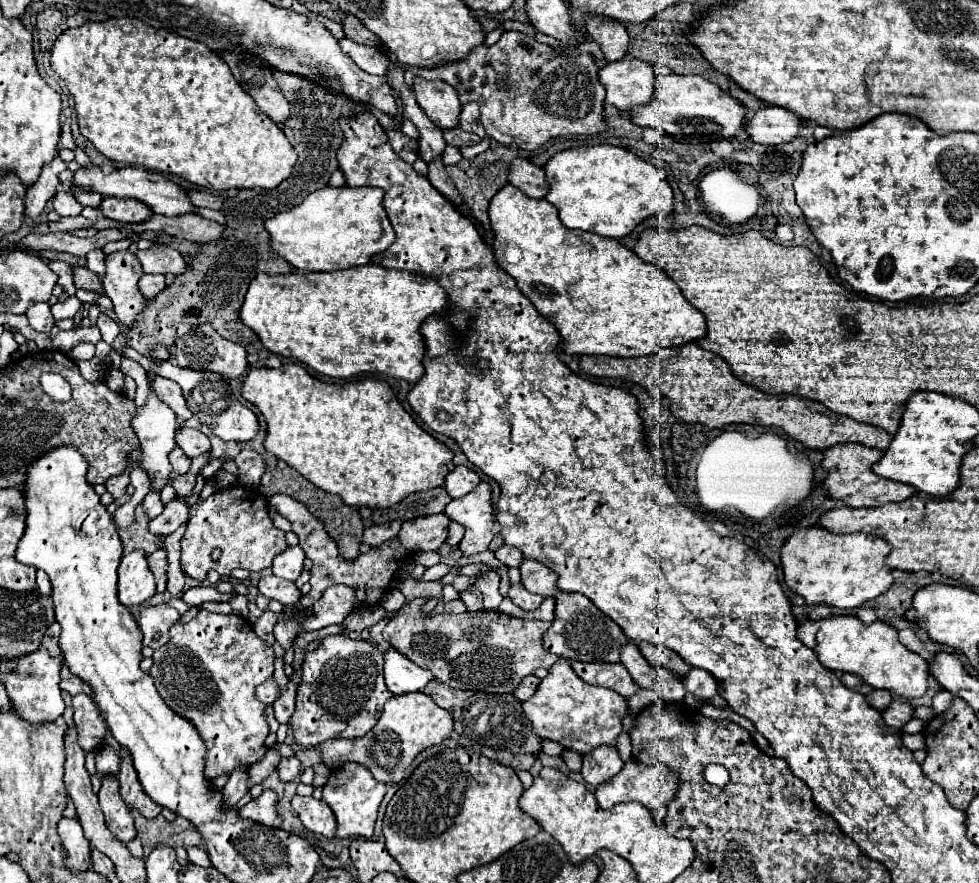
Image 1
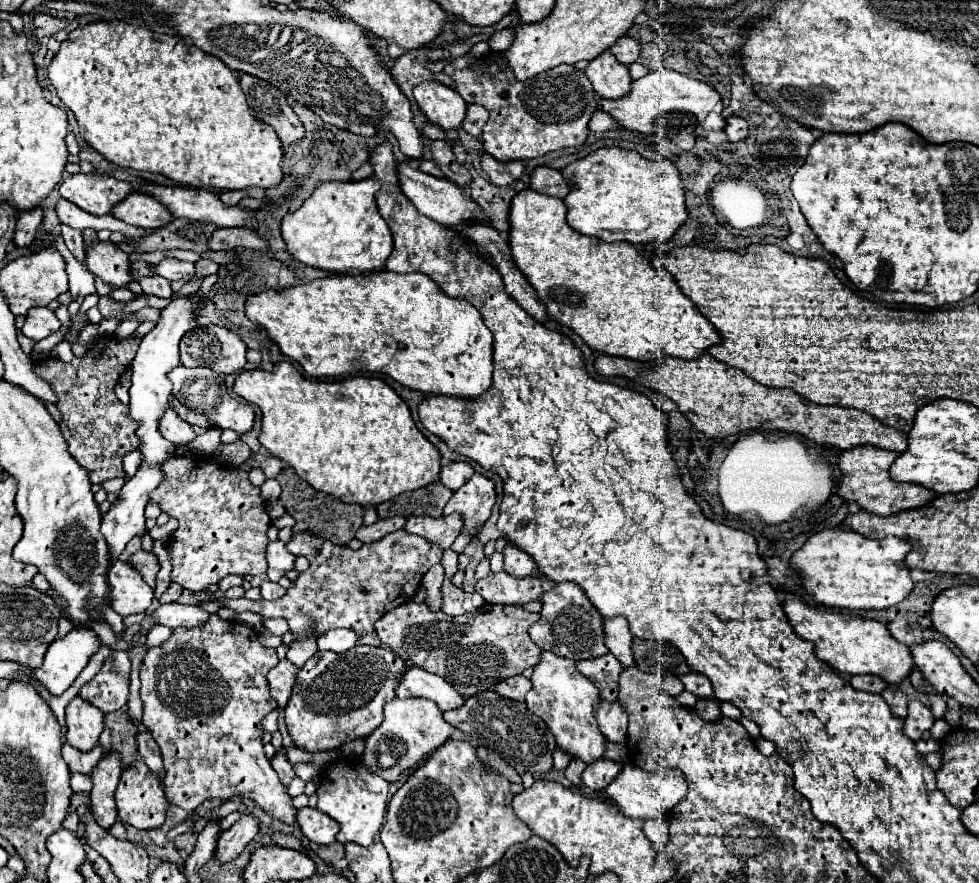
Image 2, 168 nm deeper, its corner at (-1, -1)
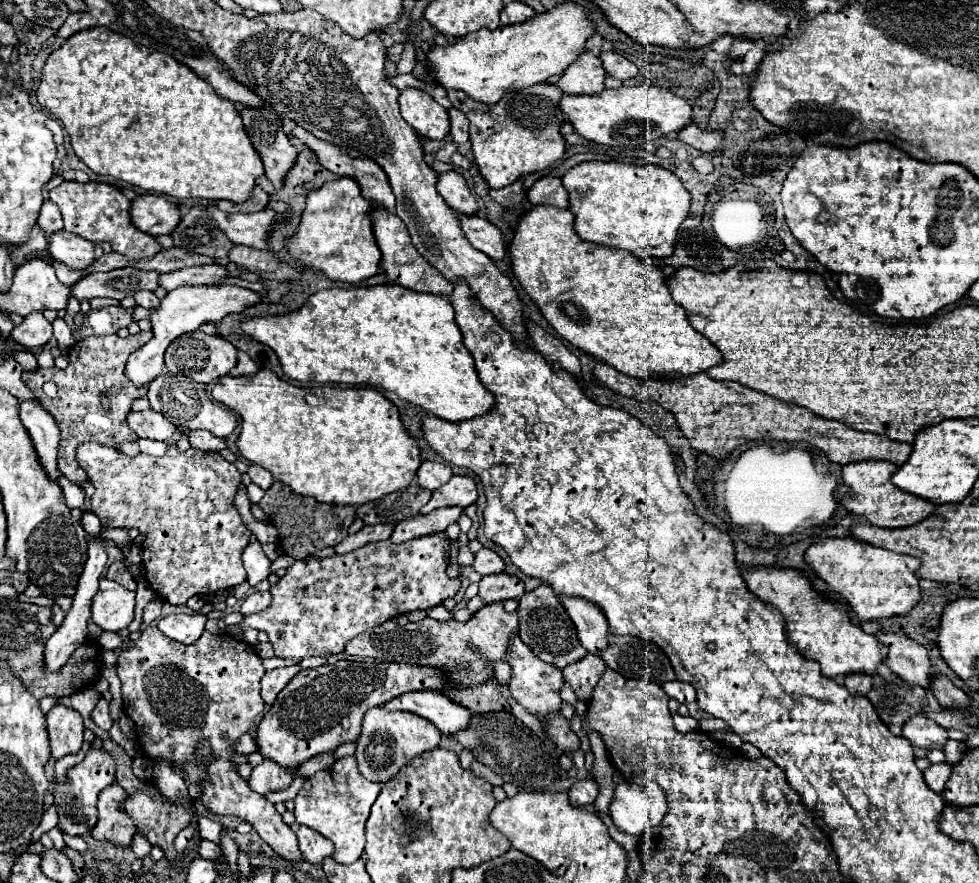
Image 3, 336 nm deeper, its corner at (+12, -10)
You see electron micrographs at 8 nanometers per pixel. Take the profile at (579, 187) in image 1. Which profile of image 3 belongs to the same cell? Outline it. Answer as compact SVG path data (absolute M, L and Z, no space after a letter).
M584 161L566 173L562 183L570 199L568 209L576 215L574 231L582 241L622 249L636 257L668 257L674 251L690 195L672 171L658 165Z

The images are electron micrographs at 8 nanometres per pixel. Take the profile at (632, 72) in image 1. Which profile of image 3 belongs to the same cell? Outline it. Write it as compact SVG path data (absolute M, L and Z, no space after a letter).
M582 53L560 77L558 87L566 95L598 95L604 91L606 71L592 53Z

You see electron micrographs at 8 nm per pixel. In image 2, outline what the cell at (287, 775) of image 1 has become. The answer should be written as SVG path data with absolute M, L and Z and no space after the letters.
M279 748L279 750L275 752L275 756L271 758L271 766L273 766L273 770L275 770L275 772L277 772L277 776L279 776L279 780L281 780L285 786L295 778L293 766L289 764L289 760L287 760L287 756L285 756L285 750L283 750L283 748Z

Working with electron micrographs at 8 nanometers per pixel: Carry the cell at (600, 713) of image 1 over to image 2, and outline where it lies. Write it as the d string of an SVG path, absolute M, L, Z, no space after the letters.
M545 650L541 652L539 664L533 668L531 684L533 688L525 696L525 704L557 736L557 746L569 752L573 758L585 760L587 764L599 760L605 752L607 740L599 732L599 726L593 716L593 706L601 700L597 686L577 670L577 664L573 660L561 658Z

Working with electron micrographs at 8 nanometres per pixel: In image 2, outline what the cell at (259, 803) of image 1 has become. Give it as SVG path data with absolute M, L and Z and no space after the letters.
M241 816L229 830L221 832L213 858L219 862L235 860L245 850L245 846L255 838L257 832L257 820L253 816Z

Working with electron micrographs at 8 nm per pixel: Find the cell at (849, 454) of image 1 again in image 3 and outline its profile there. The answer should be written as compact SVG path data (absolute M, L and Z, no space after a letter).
M858 461L842 465L842 479L850 487L850 493L846 493L842 499L842 505L850 513L862 515L878 527L908 527L926 519L934 505L922 497L914 497L910 493L906 495L904 491L896 489L890 481L892 471L896 471L896 465L886 461Z

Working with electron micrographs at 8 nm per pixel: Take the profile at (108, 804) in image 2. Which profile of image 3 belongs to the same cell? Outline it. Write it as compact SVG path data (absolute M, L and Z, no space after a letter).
M90 749L82 763L68 769L66 783L54 791L54 801L58 803L58 815L60 815L58 827L64 833L68 833L68 835L84 835L96 825L96 817L98 817L96 801L98 801L98 795L100 795L100 791L104 787L114 783L114 773L116 773L114 759L106 751L96 751L96 749Z

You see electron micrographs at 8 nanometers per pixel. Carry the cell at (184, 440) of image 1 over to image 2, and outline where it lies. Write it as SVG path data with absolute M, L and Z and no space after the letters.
M173 408L165 410L165 414L161 416L161 434L175 446L187 446L195 438L193 426L181 420Z

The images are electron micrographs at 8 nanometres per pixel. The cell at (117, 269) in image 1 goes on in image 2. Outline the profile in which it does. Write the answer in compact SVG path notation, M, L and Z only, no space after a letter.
M95 240L93 244L85 244L85 268L105 284L117 288L125 288L125 284L131 282L129 256L113 242Z

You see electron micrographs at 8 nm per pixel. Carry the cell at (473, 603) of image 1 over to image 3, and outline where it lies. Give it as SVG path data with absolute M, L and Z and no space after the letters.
M508 573L498 575L486 575L480 579L478 597L484 603L496 603L496 601L508 601L508 599L520 599L524 595L524 583L518 577L512 577Z

